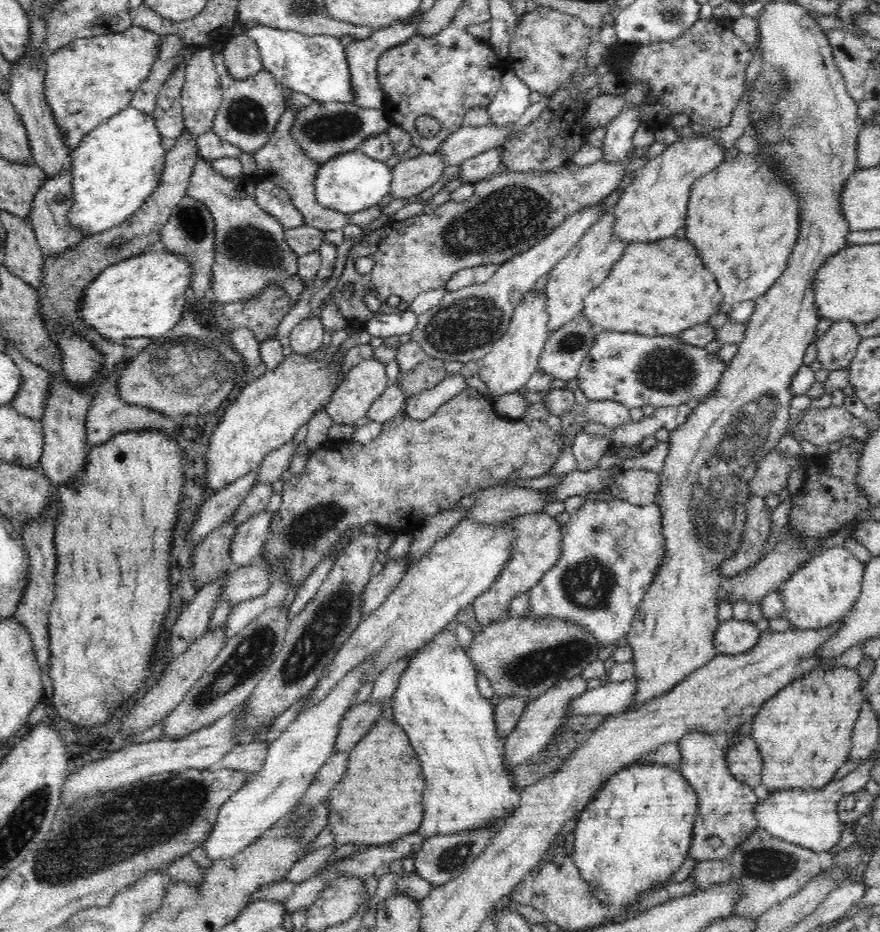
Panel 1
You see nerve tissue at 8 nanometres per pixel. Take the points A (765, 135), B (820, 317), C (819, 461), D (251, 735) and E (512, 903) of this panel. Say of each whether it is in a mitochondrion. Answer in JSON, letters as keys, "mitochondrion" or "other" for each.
{"A":"mitochondrion","B":"other","C":"other","D":"other","E":"other"}

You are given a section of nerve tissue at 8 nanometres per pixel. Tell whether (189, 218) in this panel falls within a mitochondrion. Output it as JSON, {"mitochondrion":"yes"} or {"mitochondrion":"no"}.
{"mitochondrion":"yes"}

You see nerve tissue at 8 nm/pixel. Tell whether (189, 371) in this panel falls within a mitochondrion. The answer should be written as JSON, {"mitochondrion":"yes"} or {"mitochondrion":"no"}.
{"mitochondrion":"yes"}

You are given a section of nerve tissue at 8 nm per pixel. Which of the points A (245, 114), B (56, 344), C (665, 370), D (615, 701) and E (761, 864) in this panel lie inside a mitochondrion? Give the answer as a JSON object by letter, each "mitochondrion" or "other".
{"A":"mitochondrion","B":"other","C":"mitochondrion","D":"other","E":"mitochondrion"}

